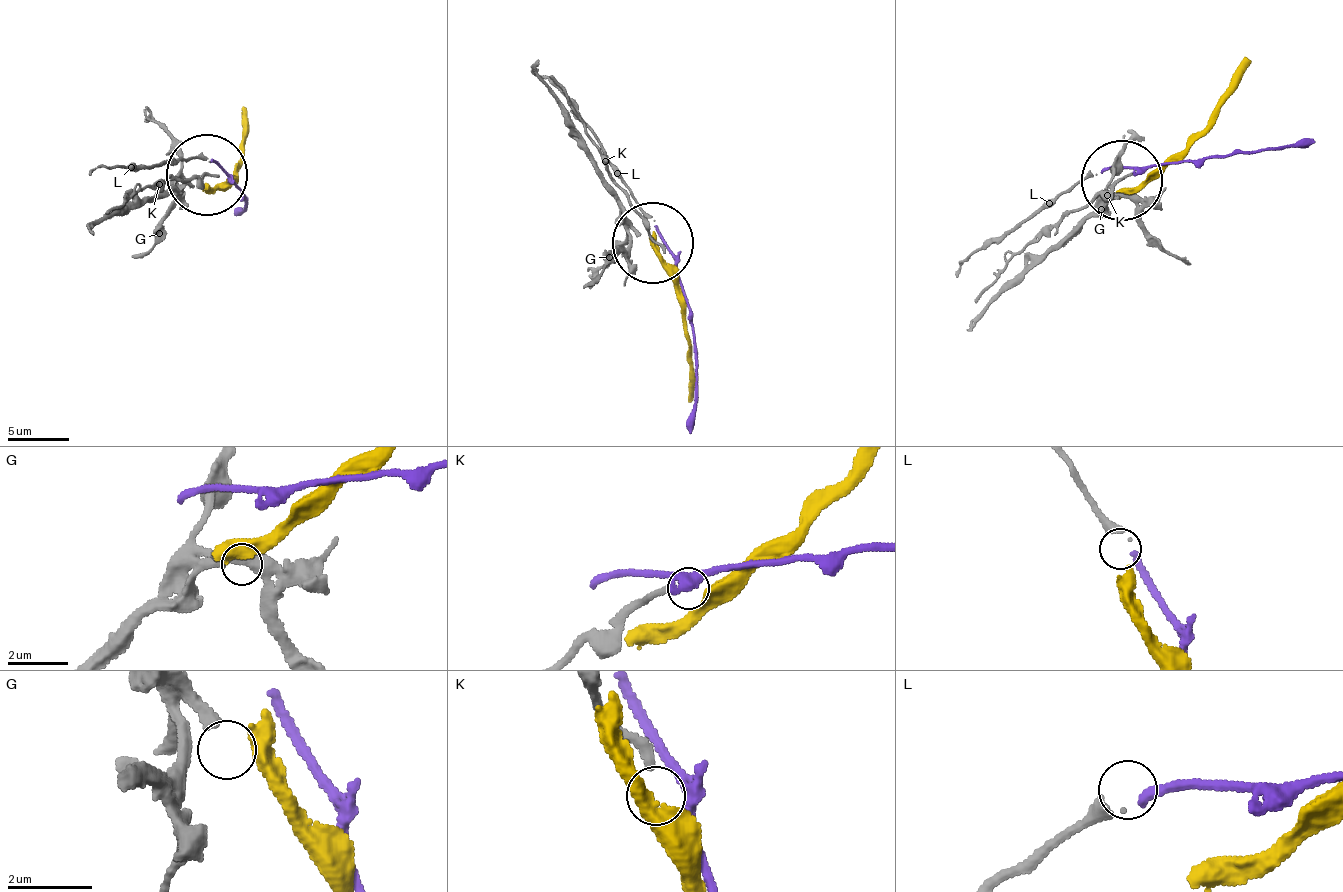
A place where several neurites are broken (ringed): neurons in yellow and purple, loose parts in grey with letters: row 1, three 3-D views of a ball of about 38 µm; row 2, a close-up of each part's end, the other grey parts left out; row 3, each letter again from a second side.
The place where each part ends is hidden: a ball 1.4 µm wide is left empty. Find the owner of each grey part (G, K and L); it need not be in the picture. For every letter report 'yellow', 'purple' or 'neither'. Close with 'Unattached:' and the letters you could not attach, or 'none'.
G: neither
K: neither
L: purple
Unattached: G, K

